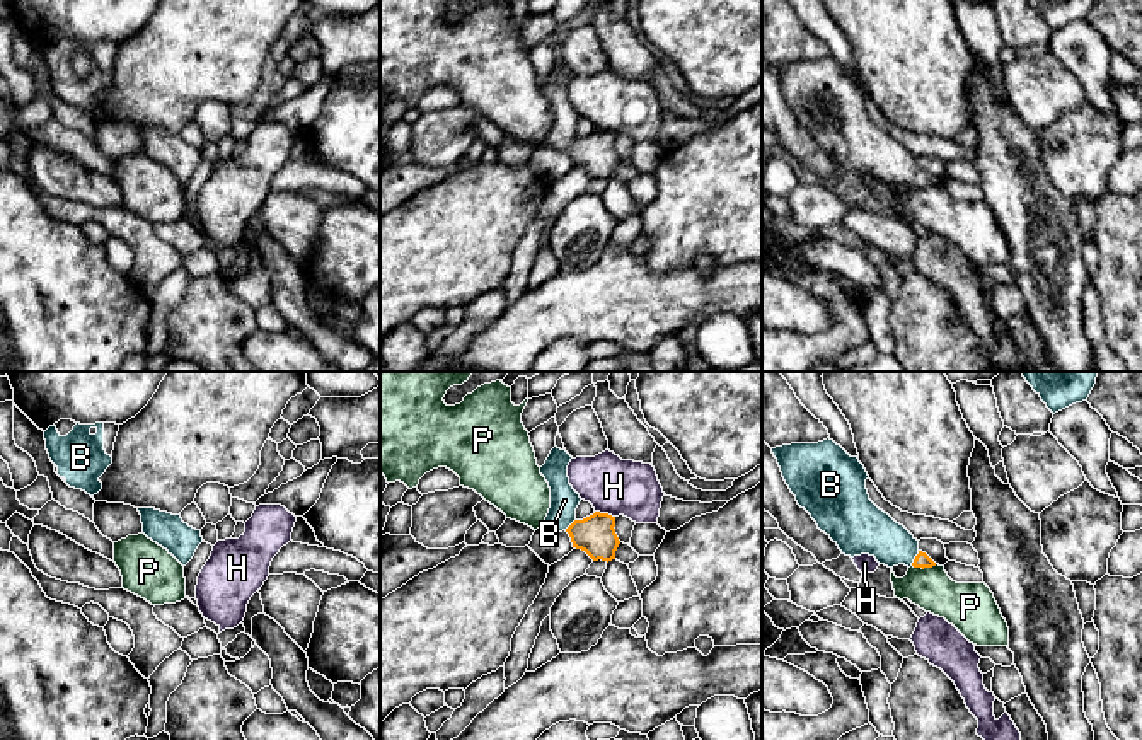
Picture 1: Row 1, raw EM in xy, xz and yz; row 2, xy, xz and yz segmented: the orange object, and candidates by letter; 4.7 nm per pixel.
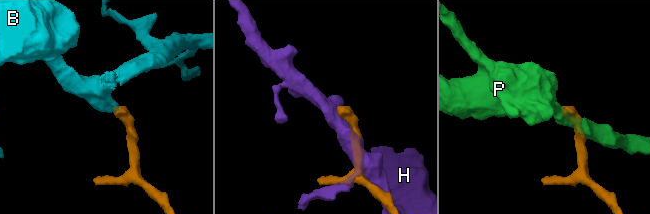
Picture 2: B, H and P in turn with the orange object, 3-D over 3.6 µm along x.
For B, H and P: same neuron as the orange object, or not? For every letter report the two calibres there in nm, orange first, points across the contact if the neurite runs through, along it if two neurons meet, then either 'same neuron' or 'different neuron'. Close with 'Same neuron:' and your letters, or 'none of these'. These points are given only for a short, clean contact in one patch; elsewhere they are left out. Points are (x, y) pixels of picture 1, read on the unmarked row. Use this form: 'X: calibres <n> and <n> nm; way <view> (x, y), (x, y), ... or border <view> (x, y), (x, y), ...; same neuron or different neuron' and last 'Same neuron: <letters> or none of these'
B: calibres 70 and 220 nm; way yz (922, 178), (916, 176), (871, 149); same neuron
H: calibres 190 and 260 nm; different neuron
P: calibres 70 and 200 nm; different neuron
Same neuron: B

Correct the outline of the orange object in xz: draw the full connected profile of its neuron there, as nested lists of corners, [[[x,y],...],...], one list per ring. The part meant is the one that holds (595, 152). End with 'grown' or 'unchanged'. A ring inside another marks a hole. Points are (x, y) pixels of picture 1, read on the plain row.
[[[554,65],[540,85],[551,106],[551,126],[545,135],[545,145],[556,150],[566,148],[573,165],[585,169],[593,179],[612,179],[620,162],[615,152],[615,135],[595,130],[593,133],[578,138],[576,126],[581,119],[568,95],[571,73],[566,68]]]; grown

